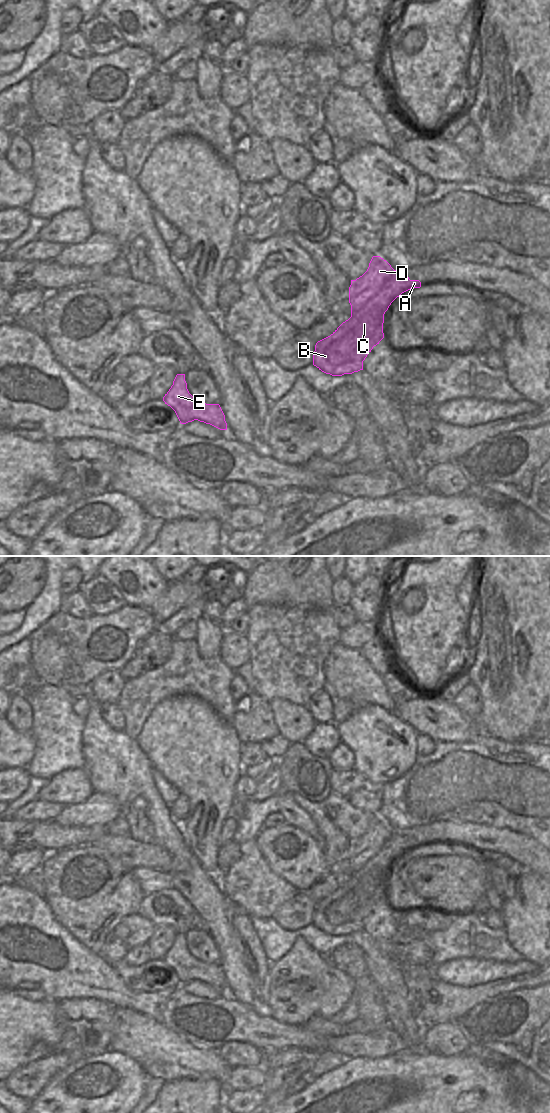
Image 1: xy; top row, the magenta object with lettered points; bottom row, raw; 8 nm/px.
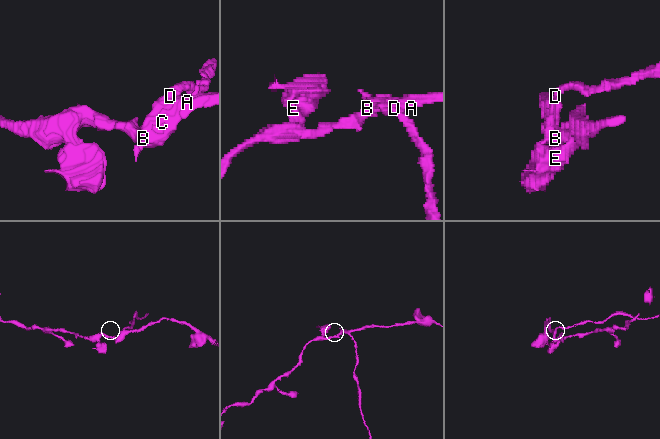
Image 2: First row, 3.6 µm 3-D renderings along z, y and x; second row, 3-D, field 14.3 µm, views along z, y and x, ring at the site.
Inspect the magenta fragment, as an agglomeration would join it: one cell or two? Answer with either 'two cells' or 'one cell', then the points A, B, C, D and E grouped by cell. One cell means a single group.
two cells; A B C E / D

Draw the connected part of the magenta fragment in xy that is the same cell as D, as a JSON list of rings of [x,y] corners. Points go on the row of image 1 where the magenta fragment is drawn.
[[[373,256],[367,271],[356,280],[351,280],[351,285],[349,287],[351,314],[361,310],[374,296],[376,296],[381,291],[385,283],[389,280],[394,271],[395,270],[386,260],[380,256]]]

